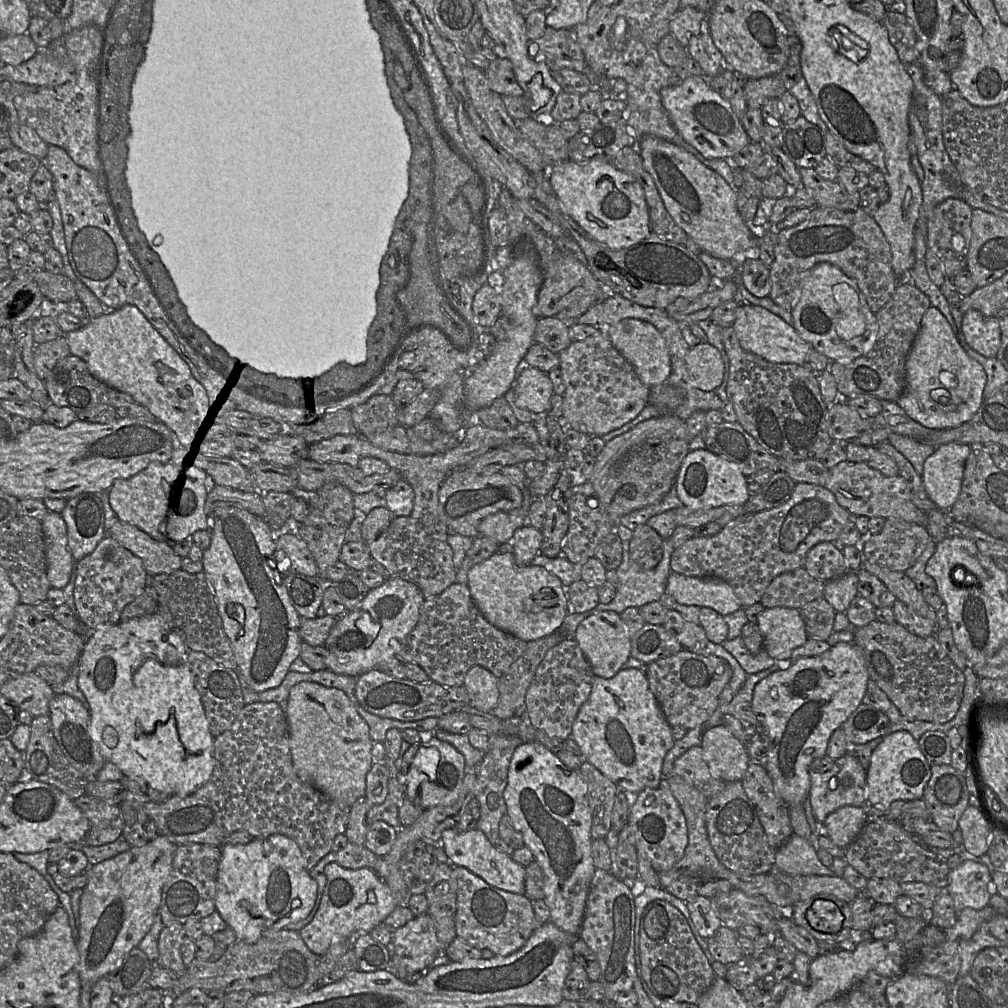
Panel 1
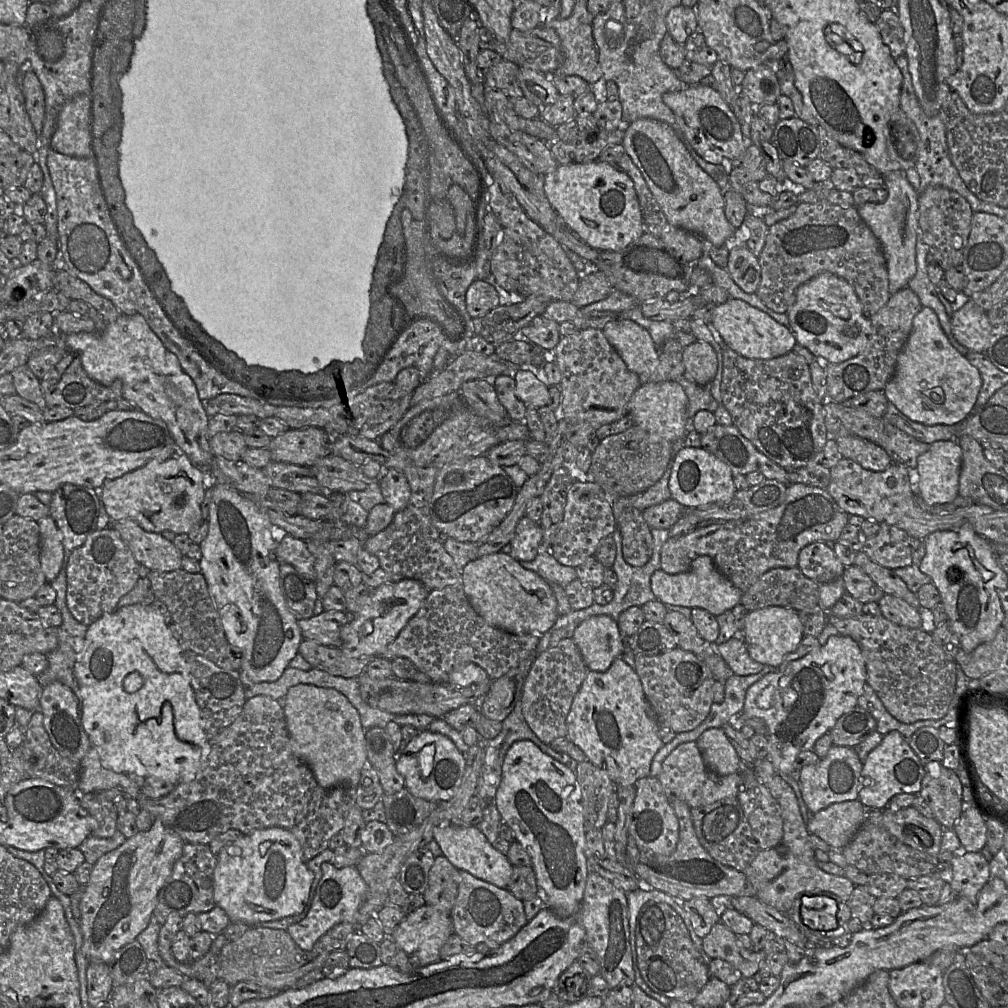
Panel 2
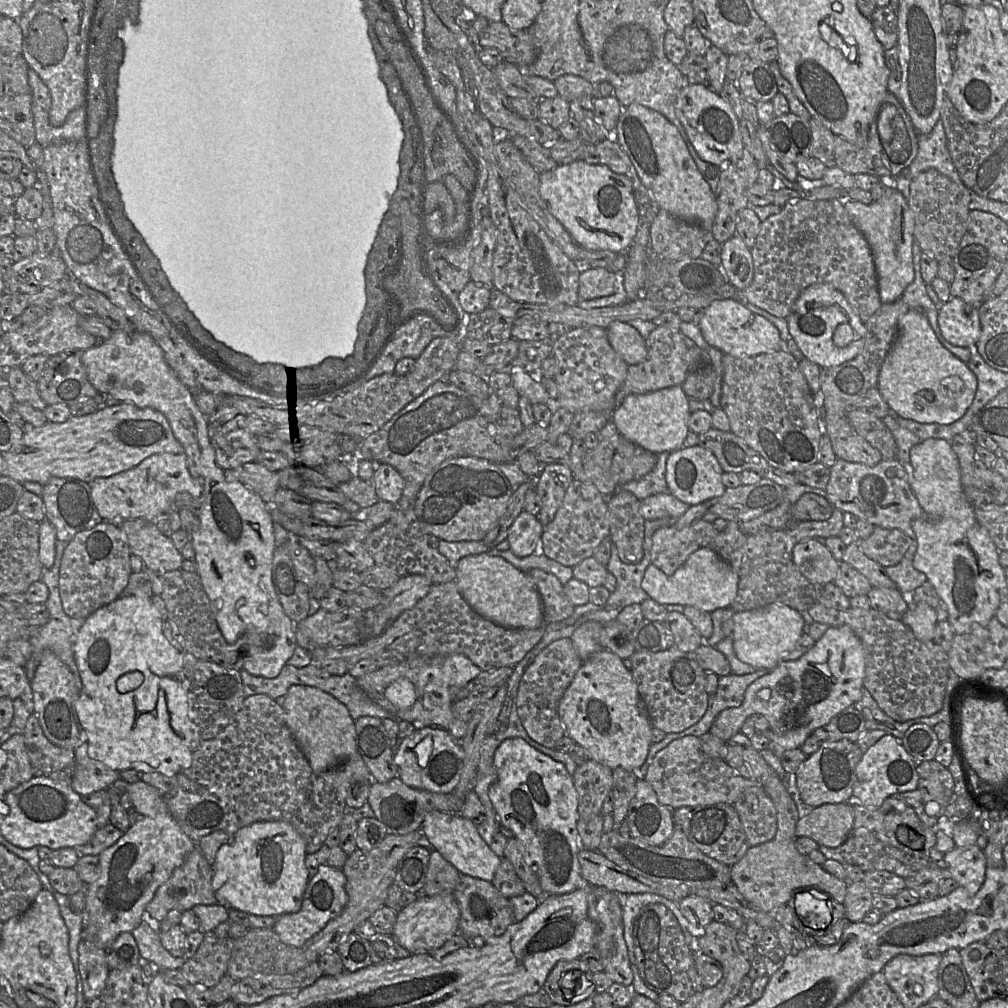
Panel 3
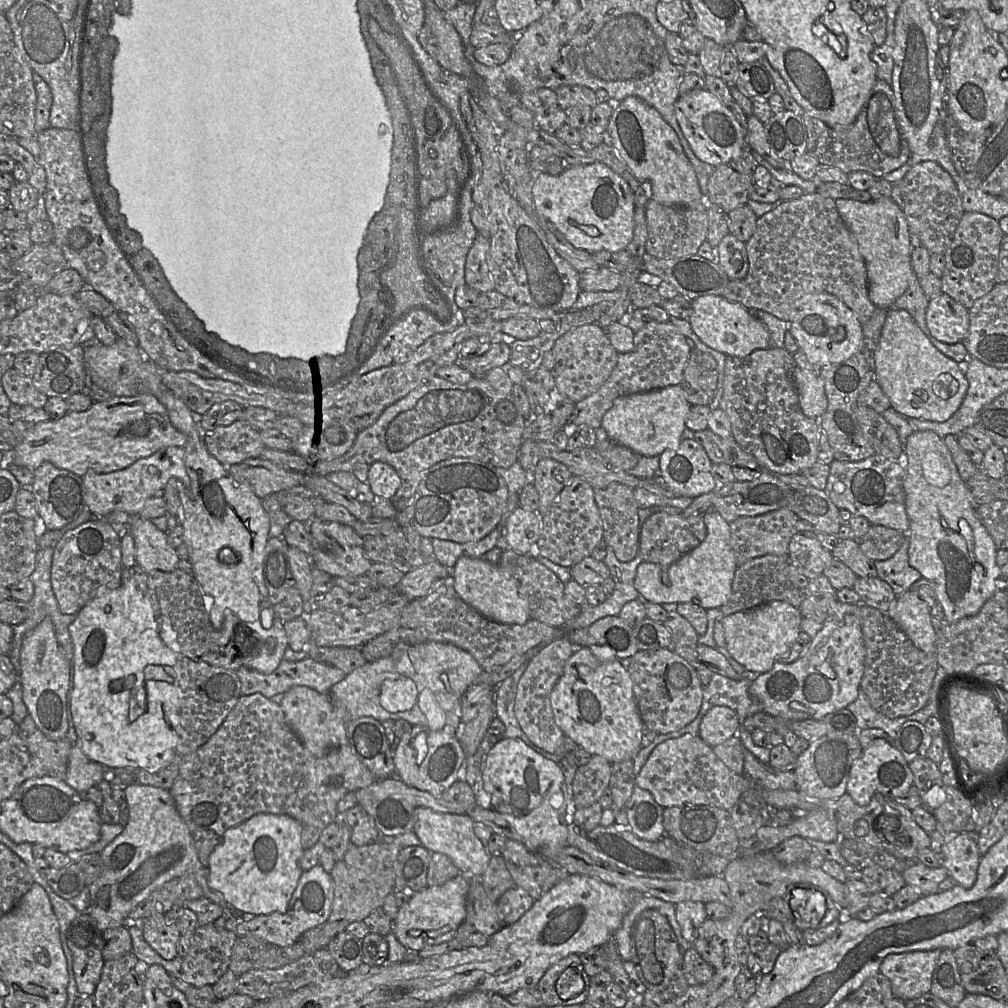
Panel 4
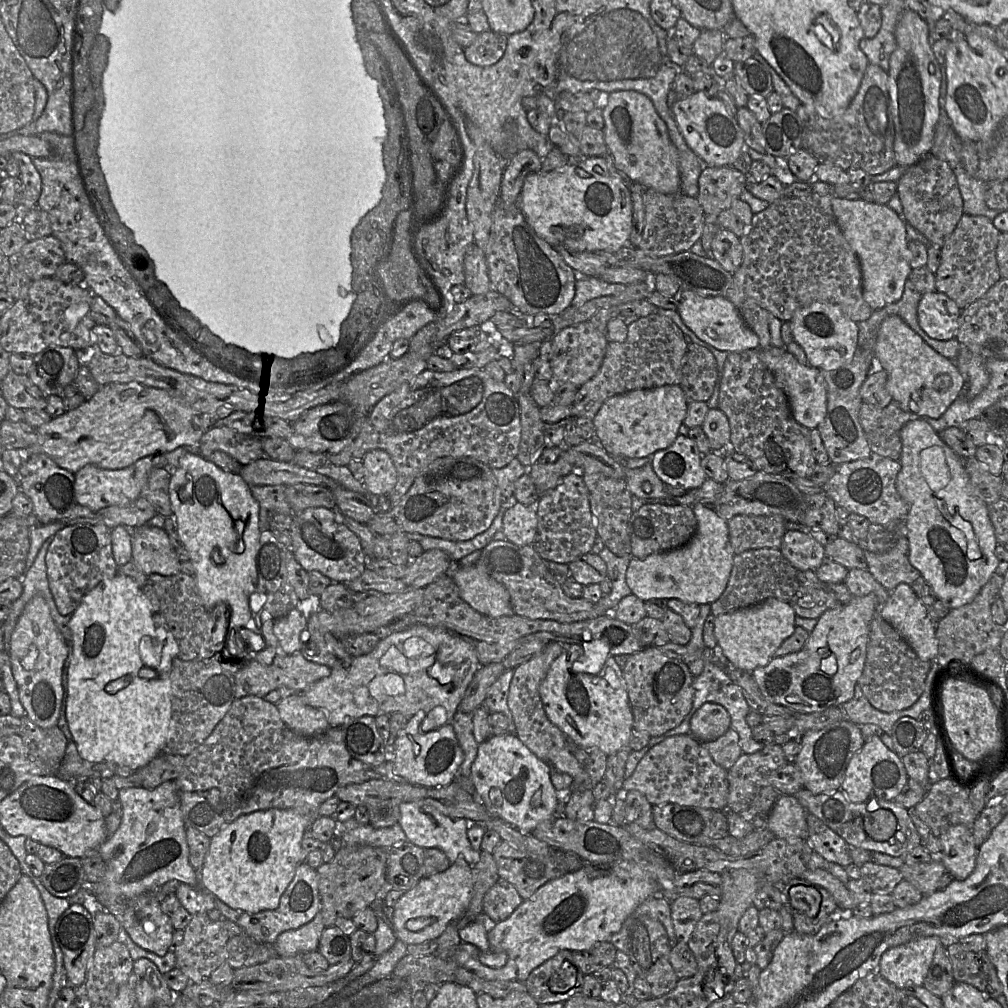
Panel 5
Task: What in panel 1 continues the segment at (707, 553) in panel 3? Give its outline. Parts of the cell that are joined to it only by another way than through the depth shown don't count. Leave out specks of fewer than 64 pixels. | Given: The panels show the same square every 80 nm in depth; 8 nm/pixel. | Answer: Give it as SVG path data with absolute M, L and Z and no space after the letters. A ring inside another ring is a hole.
M672 572L666 594L675 602L709 607L726 616L742 608L742 603L726 582L715 578L699 578Z

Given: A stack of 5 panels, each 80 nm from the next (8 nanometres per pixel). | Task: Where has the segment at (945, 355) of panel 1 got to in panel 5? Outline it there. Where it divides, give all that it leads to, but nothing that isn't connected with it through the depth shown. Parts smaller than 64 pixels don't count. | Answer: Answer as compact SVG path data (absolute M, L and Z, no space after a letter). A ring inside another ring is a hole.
M897 315L887 317L878 330L875 357L878 368L887 373L887 390L892 399L906 412L939 418L964 393L964 379L954 361L932 349L906 322Z

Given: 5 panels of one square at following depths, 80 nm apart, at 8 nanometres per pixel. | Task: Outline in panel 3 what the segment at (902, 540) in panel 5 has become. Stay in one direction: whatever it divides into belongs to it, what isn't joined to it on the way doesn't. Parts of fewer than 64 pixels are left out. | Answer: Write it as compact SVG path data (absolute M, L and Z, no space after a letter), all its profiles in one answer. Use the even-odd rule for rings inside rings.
M911 538L911 544L903 559L895 566L886 567L885 573L896 584L897 589L904 595L912 595L921 586L927 576L913 567L913 558L917 550L916 539Z

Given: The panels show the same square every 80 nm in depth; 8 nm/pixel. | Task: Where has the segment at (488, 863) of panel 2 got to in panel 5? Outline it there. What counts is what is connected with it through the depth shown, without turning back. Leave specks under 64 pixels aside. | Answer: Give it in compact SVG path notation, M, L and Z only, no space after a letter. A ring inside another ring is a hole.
M404 802L400 804L399 810L398 824L404 831L407 841L424 849L438 848L442 850L451 863L462 858L472 866L479 861L480 851L472 848L467 837L467 830L471 825L469 821L447 816L433 806L424 803Z

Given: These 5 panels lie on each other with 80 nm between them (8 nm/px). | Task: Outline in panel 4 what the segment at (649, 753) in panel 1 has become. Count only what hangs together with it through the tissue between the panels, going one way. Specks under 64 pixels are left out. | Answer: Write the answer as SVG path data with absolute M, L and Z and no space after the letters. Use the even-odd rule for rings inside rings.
M575 646L550 700L556 724L591 756L600 755L615 763L633 760L642 748L644 724L634 697L633 682L618 659L601 662L588 647Z

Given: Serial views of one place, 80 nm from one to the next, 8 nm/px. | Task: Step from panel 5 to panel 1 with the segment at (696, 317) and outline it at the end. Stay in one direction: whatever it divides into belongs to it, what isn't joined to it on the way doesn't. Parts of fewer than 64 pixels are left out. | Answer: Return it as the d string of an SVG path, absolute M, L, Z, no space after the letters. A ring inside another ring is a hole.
M740 304L732 327L743 349L772 363L806 364L808 354L813 349L811 344L799 336L795 328L760 306Z

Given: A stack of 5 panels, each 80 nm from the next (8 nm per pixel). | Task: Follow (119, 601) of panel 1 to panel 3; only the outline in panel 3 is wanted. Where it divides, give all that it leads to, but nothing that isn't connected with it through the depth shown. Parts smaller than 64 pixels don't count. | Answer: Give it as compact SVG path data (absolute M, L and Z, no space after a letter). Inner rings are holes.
M102 521L77 533L65 547L59 571L59 593L64 612L73 618L86 619L97 609L121 596L133 572L131 549L119 524Z

